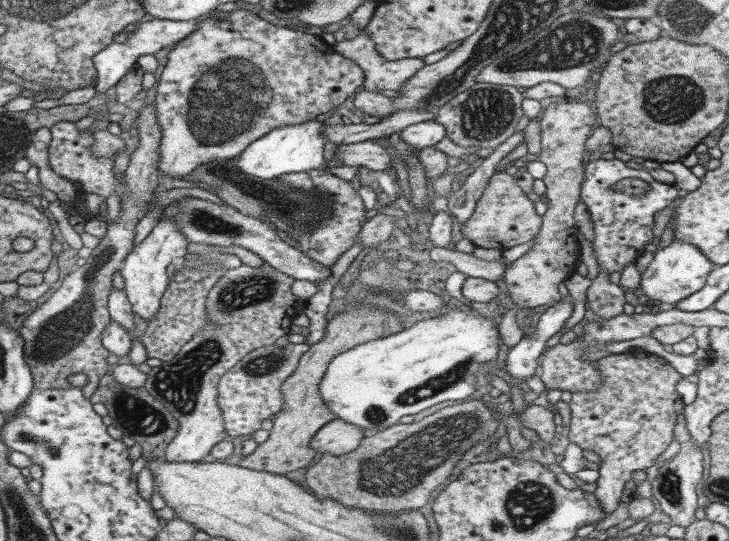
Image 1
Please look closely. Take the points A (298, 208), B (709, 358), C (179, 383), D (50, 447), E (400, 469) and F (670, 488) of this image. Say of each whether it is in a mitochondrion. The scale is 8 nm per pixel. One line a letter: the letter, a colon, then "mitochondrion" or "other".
A: mitochondrion
B: other
C: mitochondrion
D: mitochondrion
E: mitochondrion
F: mitochondrion

